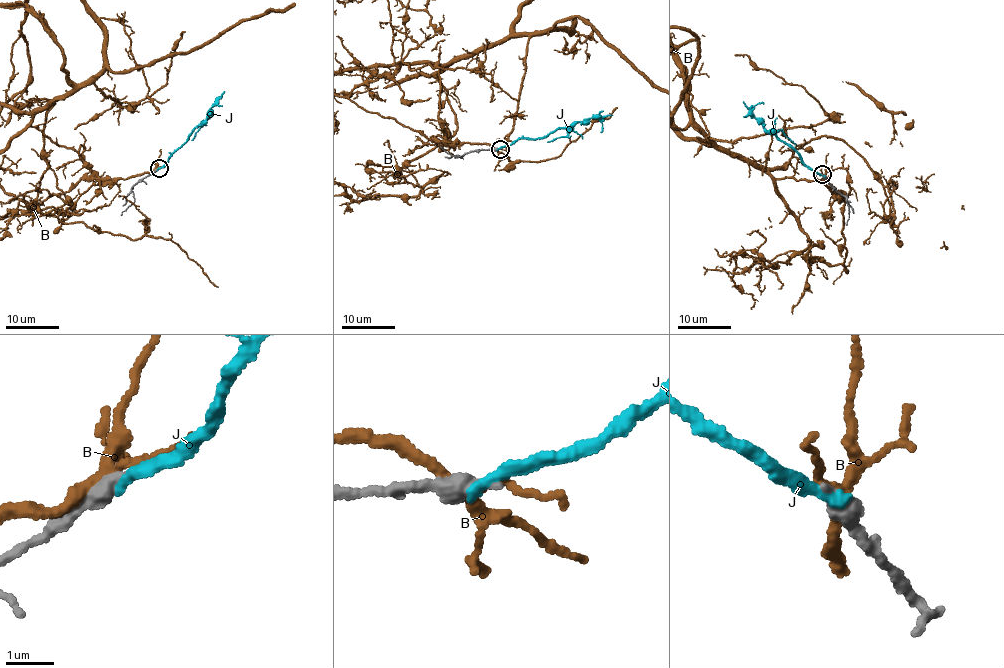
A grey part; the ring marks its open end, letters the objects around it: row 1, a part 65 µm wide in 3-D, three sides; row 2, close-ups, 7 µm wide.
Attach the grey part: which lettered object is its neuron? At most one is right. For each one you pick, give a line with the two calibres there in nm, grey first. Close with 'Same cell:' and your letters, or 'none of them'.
Same cell: none of them

